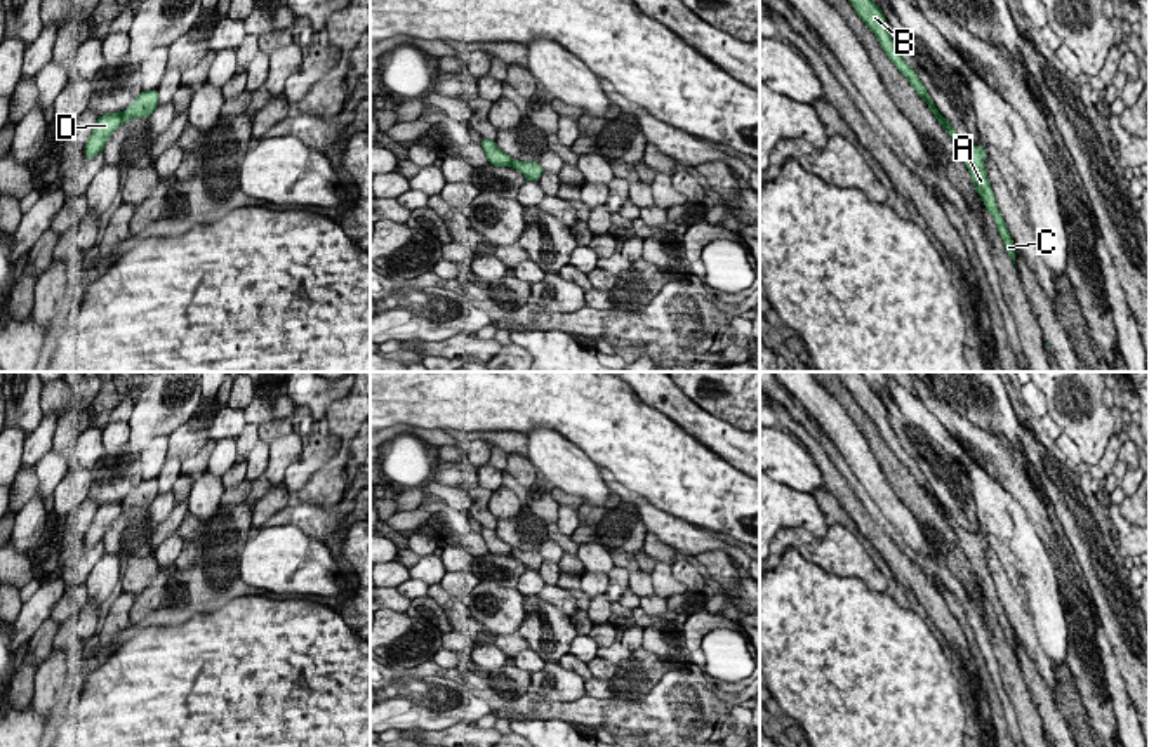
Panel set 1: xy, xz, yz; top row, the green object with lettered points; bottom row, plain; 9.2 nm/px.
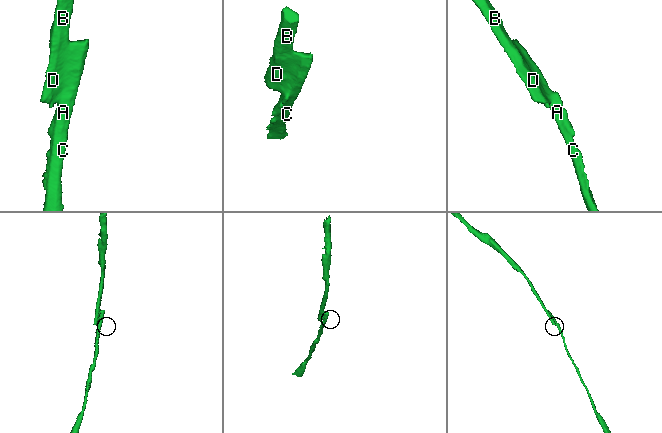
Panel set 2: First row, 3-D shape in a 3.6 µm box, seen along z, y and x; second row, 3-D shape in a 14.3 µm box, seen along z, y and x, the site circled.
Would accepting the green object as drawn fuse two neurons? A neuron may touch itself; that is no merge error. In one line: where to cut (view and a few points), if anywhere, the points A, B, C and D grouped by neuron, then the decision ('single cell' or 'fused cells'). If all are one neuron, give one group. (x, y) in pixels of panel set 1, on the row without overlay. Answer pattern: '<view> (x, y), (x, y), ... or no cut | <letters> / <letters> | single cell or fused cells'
xy (120, 502), (122, 509) | A C / B D | fused cells

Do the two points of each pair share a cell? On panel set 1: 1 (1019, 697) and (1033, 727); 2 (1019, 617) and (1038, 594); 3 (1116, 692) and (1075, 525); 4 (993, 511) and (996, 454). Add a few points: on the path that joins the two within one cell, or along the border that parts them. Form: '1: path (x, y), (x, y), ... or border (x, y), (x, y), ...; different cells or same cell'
1: path (1022, 704), (1029, 720); same cell
2: border (1007, 572), (1042, 647); different cells
3: border (1092, 598), (1109, 641); different cells
4: border (977, 464), (1022, 509); different cells

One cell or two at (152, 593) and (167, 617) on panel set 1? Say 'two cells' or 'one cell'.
one cell

